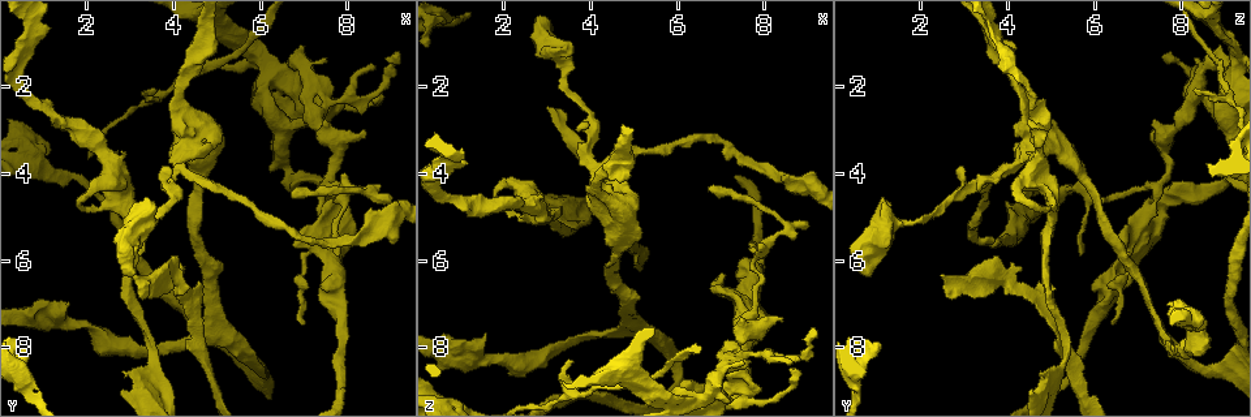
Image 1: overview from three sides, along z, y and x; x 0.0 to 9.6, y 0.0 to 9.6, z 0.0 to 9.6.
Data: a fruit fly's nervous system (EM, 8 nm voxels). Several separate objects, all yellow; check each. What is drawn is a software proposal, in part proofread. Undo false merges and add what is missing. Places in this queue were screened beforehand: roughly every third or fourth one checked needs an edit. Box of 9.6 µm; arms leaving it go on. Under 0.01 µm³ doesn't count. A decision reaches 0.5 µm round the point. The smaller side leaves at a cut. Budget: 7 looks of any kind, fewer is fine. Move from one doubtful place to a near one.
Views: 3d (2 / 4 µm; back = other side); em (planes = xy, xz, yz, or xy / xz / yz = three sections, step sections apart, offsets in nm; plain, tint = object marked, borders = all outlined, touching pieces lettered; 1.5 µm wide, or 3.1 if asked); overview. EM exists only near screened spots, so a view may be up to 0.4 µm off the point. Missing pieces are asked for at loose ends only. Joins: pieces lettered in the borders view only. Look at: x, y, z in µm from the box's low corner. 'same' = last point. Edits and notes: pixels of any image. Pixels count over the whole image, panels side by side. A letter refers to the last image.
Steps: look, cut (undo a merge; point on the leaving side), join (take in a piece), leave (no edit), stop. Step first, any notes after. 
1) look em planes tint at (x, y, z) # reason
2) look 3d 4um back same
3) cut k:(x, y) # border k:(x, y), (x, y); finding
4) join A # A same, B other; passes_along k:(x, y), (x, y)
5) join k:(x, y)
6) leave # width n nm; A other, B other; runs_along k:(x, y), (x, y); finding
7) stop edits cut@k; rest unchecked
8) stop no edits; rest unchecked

look em xz step 4 tint at (9.00, 4.60, 5.15) # free end

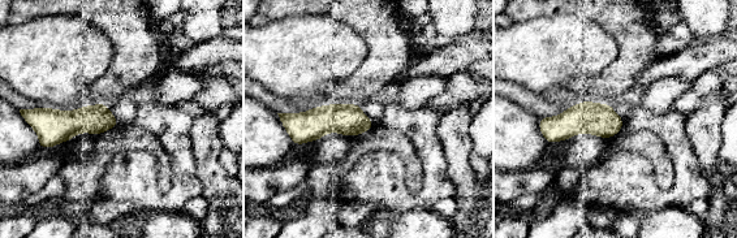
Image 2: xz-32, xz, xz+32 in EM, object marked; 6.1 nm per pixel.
look em xz step 4 borders same

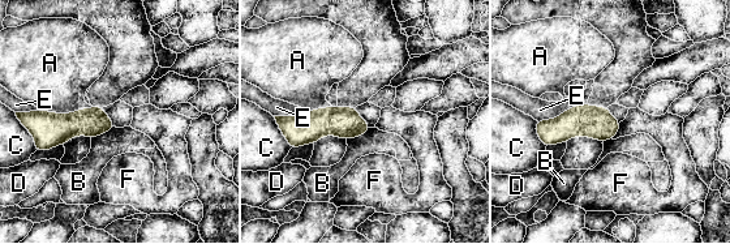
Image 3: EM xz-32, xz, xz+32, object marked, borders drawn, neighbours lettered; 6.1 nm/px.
leave # A other, B other, C other, D other, E other, F other; border 3:(621, 122), (619, 129), (612, 137); no lettered piece goes on from it

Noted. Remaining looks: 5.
look em 3.1um planes borders at (4.50, 4.60, 6.10) # calibre changes

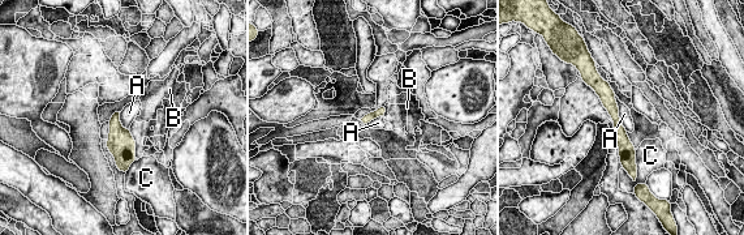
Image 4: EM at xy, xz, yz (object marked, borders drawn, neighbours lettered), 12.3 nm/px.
leave # longest_contact A 480 nm; A other, B other, C other; border 4:(614, 95), (619, 120), (627, 131); one cell here

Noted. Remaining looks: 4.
look 3d 2um at (8.40, 2.95, 7.25) # an open end

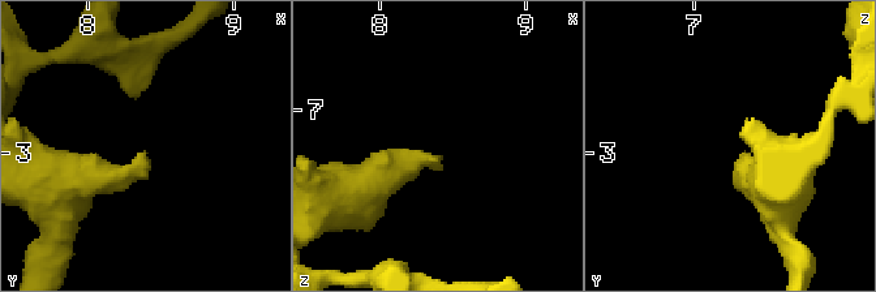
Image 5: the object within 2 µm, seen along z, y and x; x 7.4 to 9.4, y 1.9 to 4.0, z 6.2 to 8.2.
look em planes borders at (8.38, 3.02, 7.30) # need the tissue

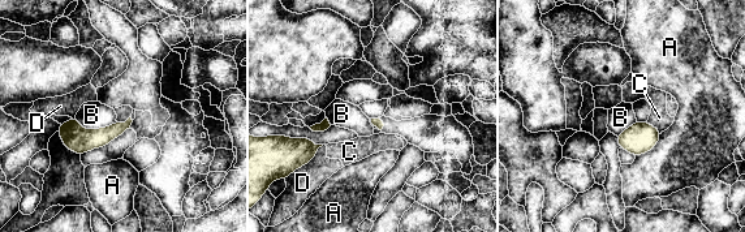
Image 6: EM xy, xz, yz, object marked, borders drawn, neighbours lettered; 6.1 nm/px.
leave # A other, B other, C other, D other; border 6:(74, 116), (87, 129), (116, 121); no lettered piece goes on from it

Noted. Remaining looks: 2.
stop no edits; rest unchecked

